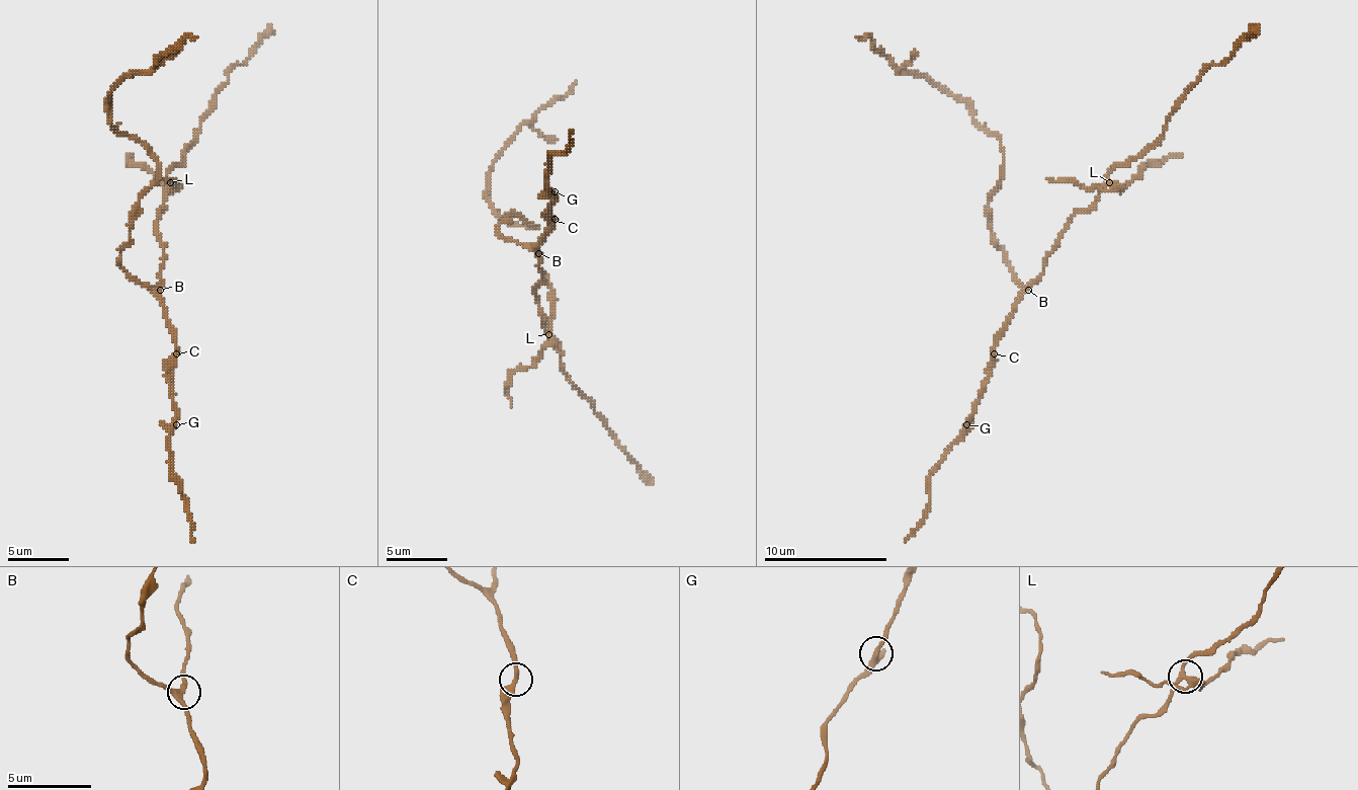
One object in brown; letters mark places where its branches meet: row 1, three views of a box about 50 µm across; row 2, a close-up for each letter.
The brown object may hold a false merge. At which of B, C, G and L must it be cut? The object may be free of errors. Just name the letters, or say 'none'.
L

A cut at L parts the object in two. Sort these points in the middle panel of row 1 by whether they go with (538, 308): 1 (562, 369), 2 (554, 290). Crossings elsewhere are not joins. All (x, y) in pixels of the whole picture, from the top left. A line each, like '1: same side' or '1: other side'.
1: same side
2: other side

